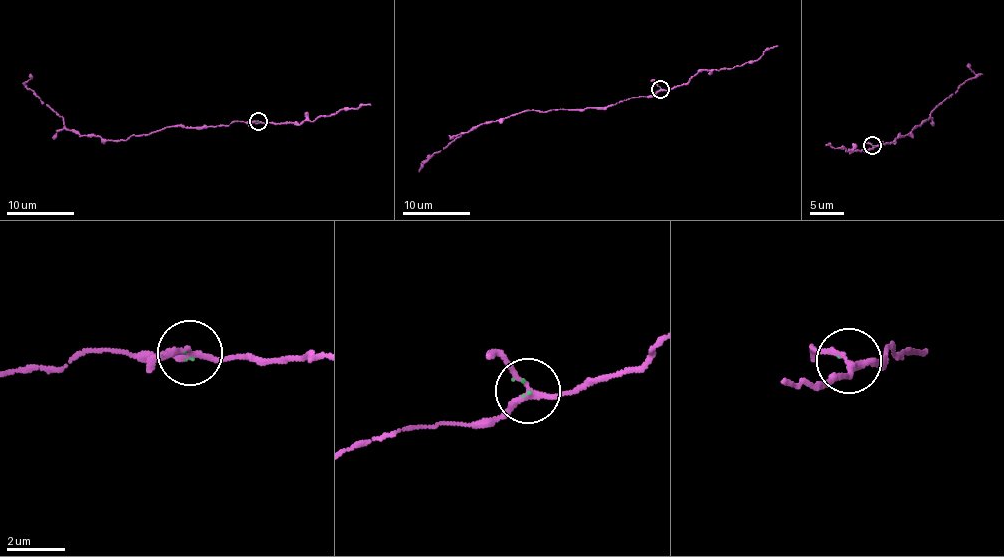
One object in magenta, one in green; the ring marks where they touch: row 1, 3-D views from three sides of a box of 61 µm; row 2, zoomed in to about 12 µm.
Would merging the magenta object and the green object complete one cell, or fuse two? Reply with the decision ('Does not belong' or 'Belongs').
Belongs

